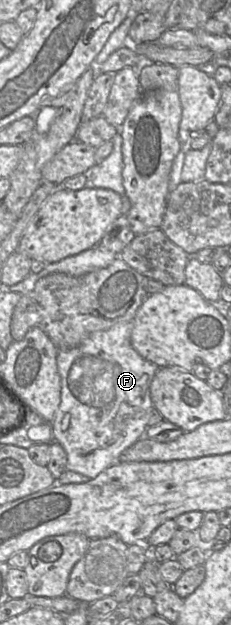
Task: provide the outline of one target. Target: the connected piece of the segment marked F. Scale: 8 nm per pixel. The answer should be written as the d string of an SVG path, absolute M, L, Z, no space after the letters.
M120 322L106 330L91 333L77 347L59 351L57 366L61 377L61 402L52 421L54 441L66 451L67 470L95 478L119 461L120 454L145 437L153 407L149 386L159 367L141 357L131 345L133 322Z

